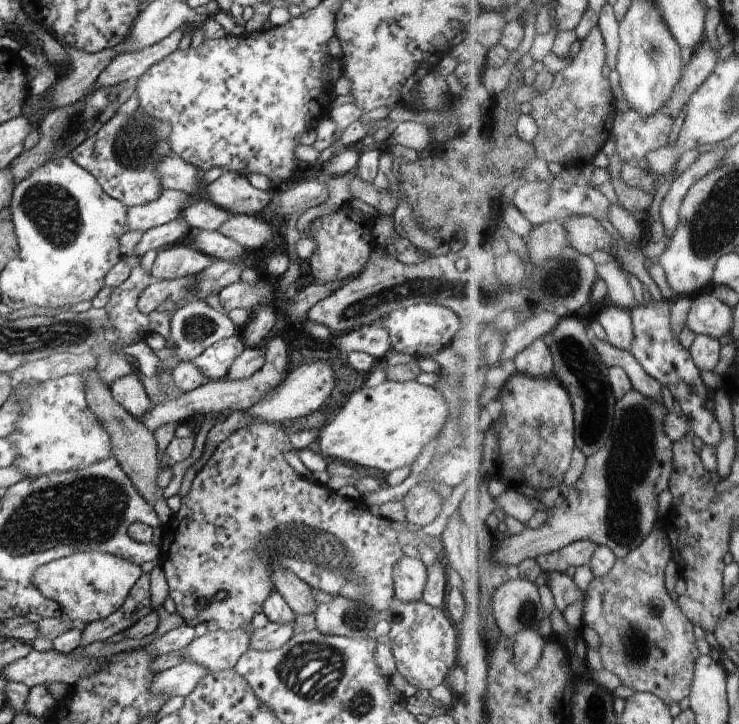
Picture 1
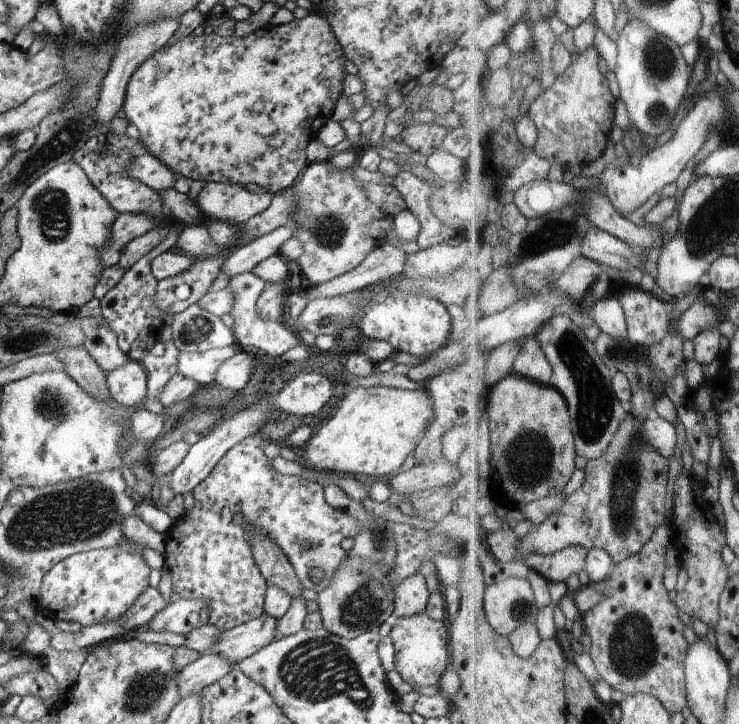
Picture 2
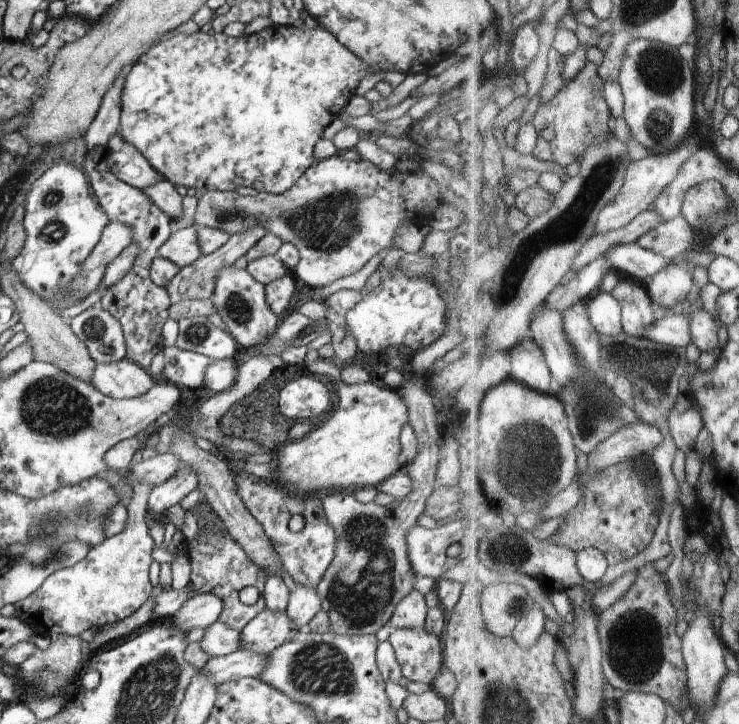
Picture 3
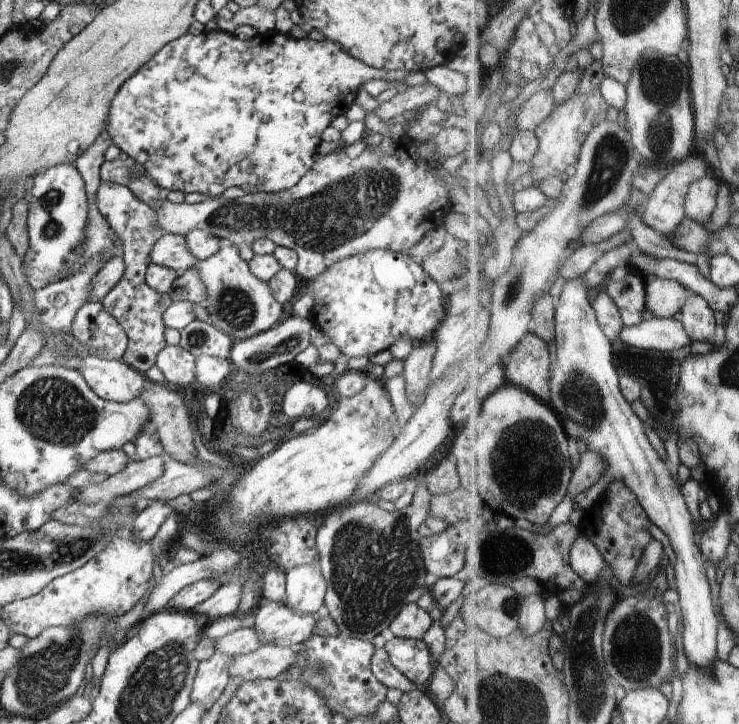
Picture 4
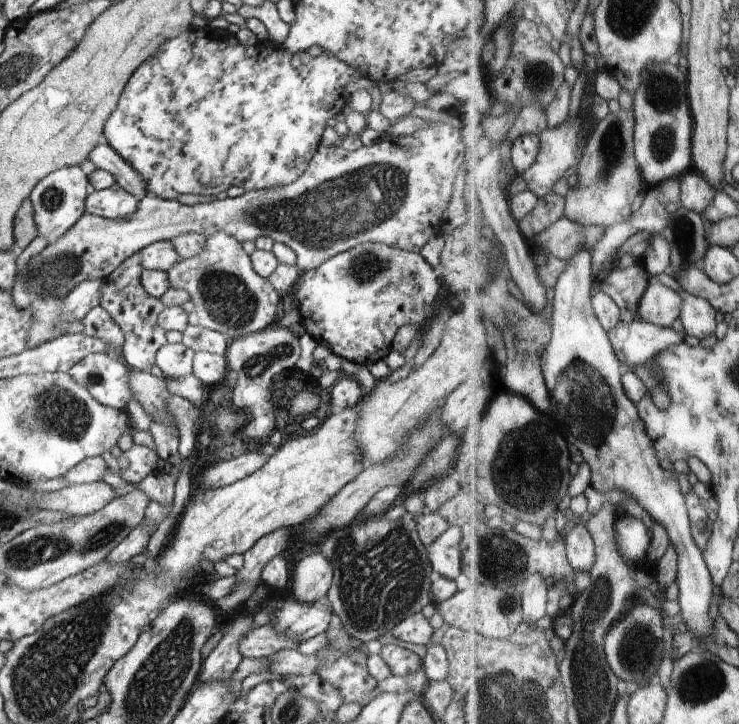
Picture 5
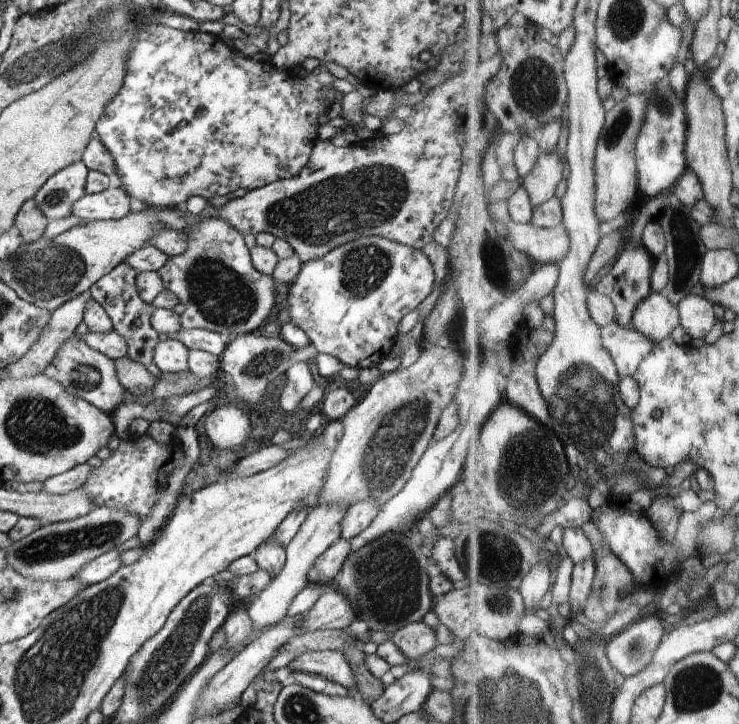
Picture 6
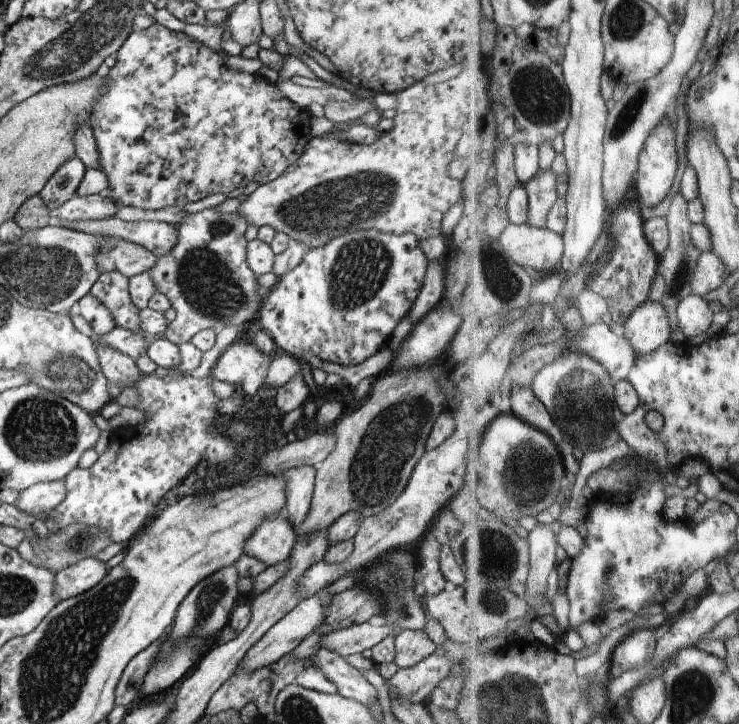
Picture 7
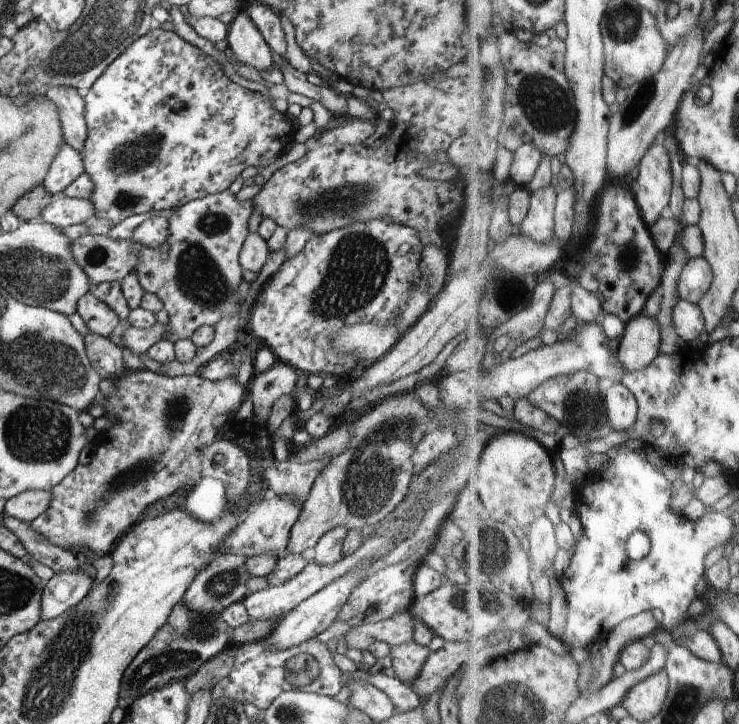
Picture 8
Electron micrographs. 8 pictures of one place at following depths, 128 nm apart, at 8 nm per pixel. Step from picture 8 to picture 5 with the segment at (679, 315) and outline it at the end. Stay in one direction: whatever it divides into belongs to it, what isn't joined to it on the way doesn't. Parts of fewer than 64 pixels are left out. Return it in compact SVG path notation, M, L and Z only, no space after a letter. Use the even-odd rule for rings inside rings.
M694 293L683 294L684 308L680 316L685 333L698 339L716 334L720 326L719 310L707 298Z

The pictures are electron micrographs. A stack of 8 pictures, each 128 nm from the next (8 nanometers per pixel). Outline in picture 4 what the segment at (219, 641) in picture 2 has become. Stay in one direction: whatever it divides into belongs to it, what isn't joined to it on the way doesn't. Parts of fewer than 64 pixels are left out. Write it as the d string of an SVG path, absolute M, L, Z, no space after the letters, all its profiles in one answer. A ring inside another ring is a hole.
M262 597L252 628L261 645L295 648L314 634L317 619L315 615L294 612L284 602L270 602Z

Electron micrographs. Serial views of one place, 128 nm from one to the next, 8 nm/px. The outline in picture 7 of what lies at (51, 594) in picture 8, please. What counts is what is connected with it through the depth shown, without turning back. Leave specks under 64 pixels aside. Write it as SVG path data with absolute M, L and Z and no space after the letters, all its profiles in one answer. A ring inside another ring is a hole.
M95 557L81 559L54 574L55 594L60 601L75 598L98 585L107 572L105 563Z

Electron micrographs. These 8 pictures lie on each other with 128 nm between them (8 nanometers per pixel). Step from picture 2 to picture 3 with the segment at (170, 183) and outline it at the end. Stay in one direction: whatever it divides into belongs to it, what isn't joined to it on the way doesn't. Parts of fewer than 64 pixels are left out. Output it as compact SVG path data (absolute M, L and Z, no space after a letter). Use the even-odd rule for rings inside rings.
M137 149L132 152L116 152L107 156L110 172L121 181L143 189L162 181L162 174L156 172L146 157Z

